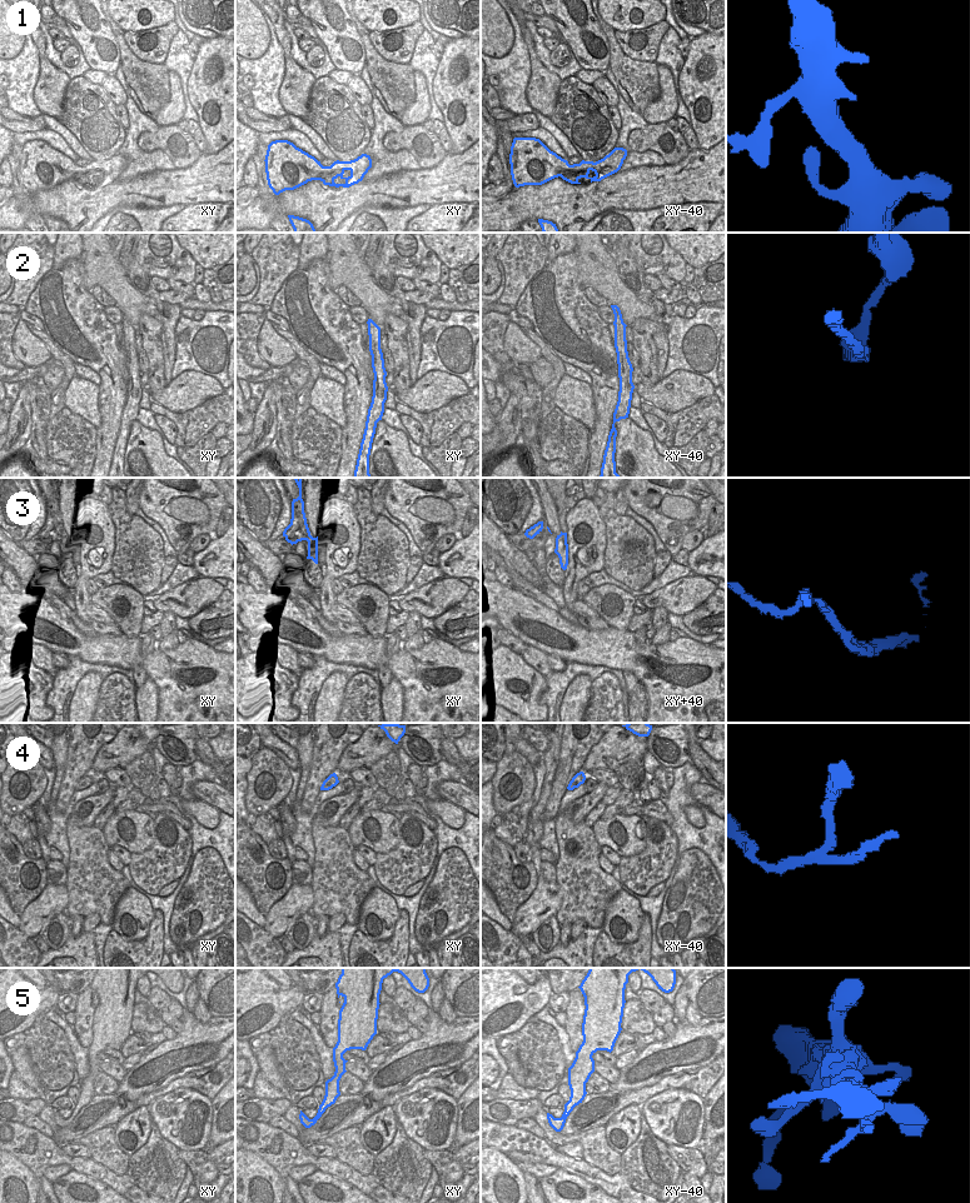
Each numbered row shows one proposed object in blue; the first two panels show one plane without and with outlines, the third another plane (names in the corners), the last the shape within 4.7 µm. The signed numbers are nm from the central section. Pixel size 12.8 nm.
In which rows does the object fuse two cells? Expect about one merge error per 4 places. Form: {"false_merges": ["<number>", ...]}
{"false_merges": ["3", "4"]}

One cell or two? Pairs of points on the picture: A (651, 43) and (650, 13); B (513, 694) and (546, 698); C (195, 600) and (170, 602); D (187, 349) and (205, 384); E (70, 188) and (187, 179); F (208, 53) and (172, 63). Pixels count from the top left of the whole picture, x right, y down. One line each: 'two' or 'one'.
A: two
B: two
C: one
D: two
E: one
F: two

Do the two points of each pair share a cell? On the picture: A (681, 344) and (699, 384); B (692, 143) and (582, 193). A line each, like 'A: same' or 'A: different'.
A: different
B: different

